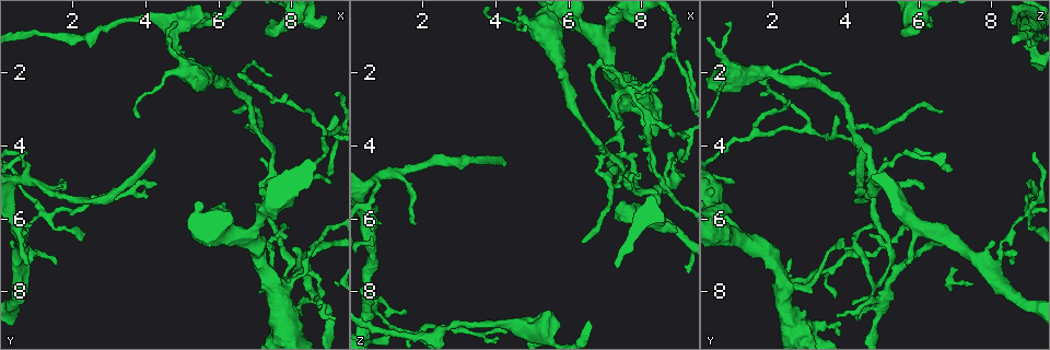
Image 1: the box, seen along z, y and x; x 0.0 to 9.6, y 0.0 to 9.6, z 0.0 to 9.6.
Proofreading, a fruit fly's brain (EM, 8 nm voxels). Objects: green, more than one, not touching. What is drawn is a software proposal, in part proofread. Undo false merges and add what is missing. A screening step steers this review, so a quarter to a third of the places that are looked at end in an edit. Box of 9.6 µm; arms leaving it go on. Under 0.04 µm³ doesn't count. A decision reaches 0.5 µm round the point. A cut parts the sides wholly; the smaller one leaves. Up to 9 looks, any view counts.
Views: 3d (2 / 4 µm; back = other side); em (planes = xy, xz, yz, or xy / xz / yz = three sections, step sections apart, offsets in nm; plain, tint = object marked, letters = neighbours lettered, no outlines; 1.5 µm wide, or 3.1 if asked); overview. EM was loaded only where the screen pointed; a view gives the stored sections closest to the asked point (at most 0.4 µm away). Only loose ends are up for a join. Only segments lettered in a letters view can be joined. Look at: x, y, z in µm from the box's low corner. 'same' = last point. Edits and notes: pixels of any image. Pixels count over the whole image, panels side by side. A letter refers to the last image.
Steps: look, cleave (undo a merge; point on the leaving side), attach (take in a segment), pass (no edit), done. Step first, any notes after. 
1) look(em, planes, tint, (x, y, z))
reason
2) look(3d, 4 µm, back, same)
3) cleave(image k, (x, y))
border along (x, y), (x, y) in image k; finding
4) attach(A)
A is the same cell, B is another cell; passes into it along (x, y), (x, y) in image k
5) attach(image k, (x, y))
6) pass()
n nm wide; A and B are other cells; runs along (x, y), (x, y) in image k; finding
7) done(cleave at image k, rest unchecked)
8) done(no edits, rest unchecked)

look(em, planes, letters, (7.00, 3.45, 4.20))

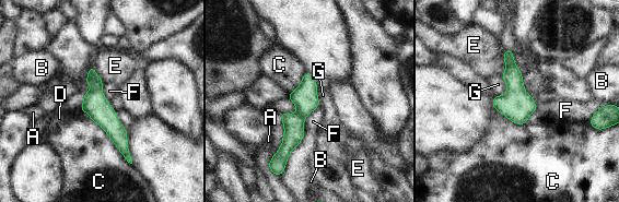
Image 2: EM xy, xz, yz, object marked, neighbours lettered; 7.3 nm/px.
pass()
F touches over 550 nm; A, B, C, D, E, F and G are other cells; border along (318, 105), (282, 170) in image 2; one neuron here

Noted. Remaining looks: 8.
look(3d, 2 µm, (8.45, 7.15, 2.55))
thin end

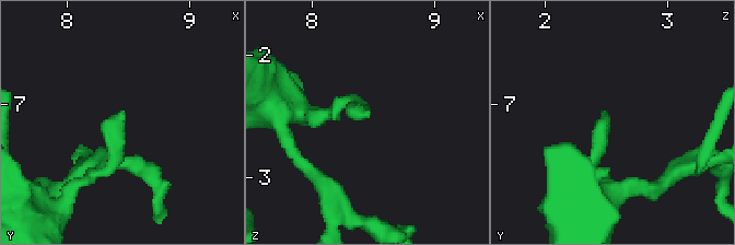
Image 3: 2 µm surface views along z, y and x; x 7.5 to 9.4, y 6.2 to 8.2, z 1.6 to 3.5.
look(em, planes, letters, (8.48, 7.06, 2.48))
need the tissue

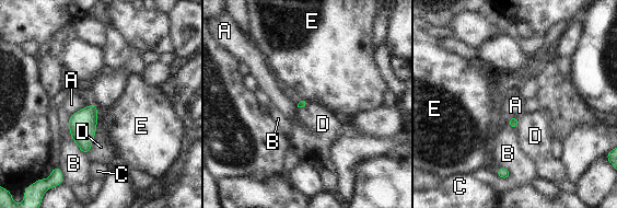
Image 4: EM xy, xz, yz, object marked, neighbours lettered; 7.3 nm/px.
pass()
A, B, C, D and E are other cells; border along (96, 123), (94, 138), (86, 154) in image 4; no lettered segment goes on from it

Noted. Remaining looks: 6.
look(em, planes, letters, (9.00, 5.05, 0.95))
branch stops here

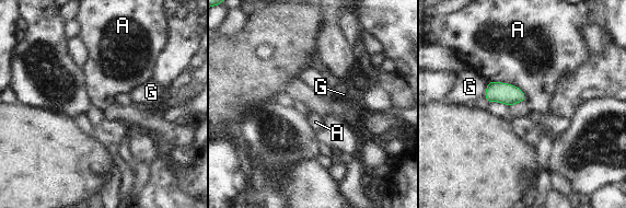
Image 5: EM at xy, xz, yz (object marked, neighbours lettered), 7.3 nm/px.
pass()
A touches over 300 nm; A and G are other cells; border along (489, 80), (516, 85), (525, 100) in image 5; none of them fits

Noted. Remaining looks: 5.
look(em, planes, plain, (4.30, 4.10, 4.45))
long arm stops here

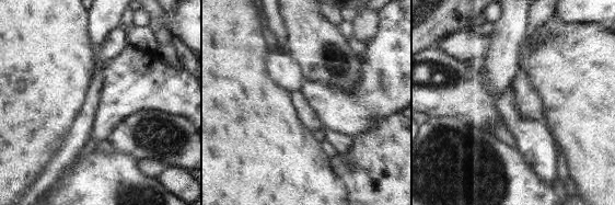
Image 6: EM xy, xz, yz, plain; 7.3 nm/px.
look(em, planes, letters, same)

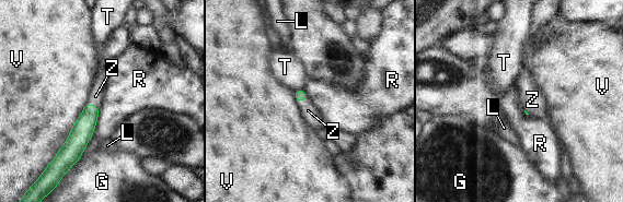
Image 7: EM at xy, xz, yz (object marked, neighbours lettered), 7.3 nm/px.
attach(Z)
V touches over 500 nm; Z is the same cell, G, L, R, T and V are other cells; the neuron continues

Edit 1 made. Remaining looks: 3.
done(attach at image 7, rest unchecked)

